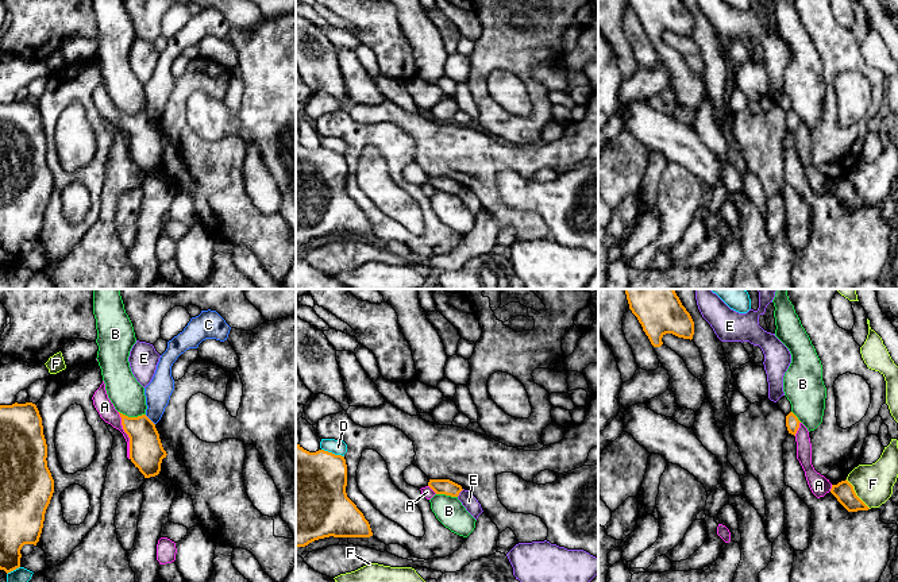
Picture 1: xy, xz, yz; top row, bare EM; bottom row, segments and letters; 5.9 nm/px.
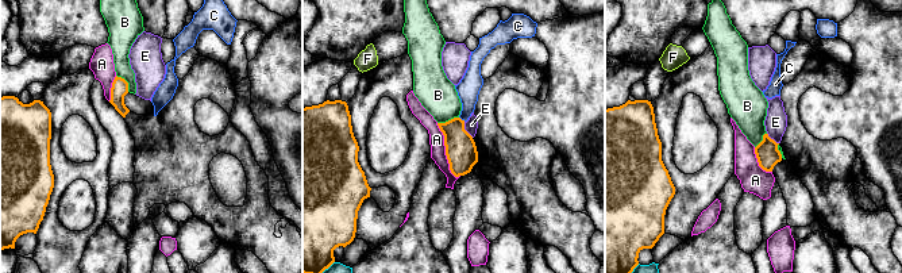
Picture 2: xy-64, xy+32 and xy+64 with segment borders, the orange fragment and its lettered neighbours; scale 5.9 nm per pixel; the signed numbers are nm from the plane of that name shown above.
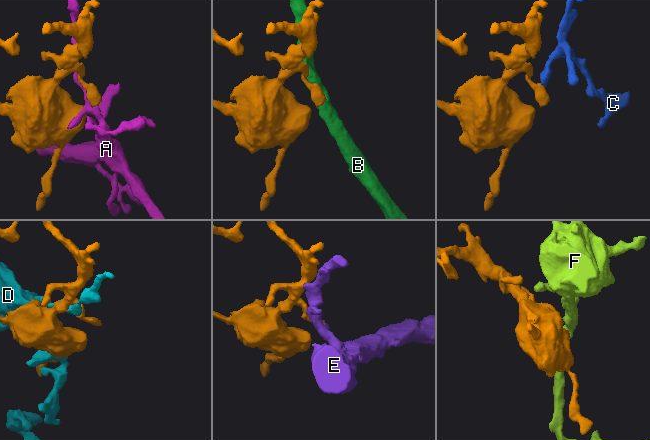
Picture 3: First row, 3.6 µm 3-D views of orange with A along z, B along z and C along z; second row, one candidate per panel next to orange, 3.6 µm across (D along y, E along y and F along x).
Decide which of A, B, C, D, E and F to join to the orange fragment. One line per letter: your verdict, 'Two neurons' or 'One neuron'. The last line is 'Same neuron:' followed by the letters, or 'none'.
A: Two neurons
B: Two neurons
C: One neuron
D: Two neurons
E: Two neurons
F: Two neurons
Same neuron: C

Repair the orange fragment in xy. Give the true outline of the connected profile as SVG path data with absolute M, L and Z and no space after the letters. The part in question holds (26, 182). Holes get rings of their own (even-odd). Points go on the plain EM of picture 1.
M35 101L0 103L0 267L20 265L20 247L39 239L54 190Z

